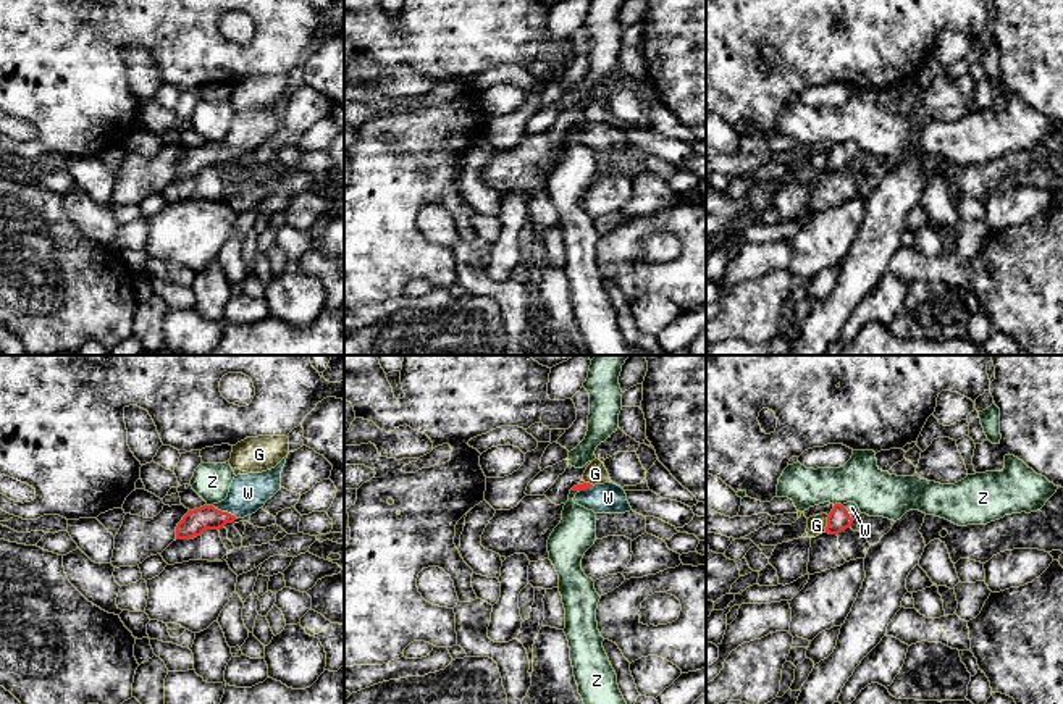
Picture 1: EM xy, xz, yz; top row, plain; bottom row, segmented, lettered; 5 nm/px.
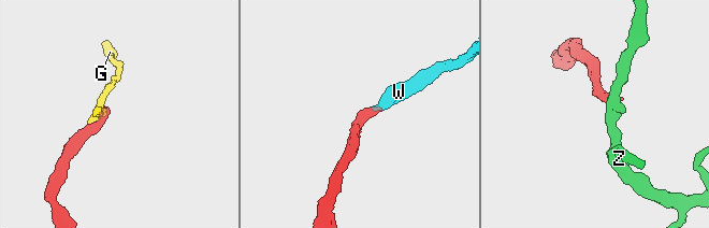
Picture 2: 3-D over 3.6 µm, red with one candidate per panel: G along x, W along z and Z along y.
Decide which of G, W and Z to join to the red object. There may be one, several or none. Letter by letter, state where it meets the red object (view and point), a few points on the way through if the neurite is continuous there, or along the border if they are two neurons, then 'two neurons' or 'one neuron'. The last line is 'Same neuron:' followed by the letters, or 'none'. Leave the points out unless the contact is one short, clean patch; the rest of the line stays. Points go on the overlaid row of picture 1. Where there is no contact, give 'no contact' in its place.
G: yz (827, 523) | along yz (829, 515), (824, 532) | two neurons
W: xy (225, 512) | across xy (194, 522), (225, 512), (247, 493) | one neuron
Z: yz (837, 504) | two neurons
Same neuron: W

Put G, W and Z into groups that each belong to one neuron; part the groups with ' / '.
G / W / Z

